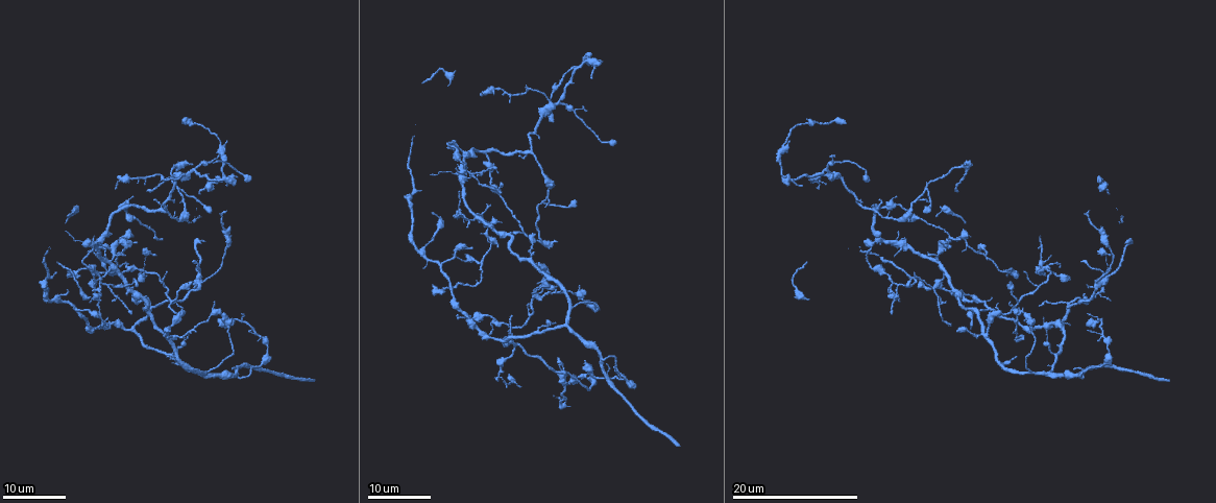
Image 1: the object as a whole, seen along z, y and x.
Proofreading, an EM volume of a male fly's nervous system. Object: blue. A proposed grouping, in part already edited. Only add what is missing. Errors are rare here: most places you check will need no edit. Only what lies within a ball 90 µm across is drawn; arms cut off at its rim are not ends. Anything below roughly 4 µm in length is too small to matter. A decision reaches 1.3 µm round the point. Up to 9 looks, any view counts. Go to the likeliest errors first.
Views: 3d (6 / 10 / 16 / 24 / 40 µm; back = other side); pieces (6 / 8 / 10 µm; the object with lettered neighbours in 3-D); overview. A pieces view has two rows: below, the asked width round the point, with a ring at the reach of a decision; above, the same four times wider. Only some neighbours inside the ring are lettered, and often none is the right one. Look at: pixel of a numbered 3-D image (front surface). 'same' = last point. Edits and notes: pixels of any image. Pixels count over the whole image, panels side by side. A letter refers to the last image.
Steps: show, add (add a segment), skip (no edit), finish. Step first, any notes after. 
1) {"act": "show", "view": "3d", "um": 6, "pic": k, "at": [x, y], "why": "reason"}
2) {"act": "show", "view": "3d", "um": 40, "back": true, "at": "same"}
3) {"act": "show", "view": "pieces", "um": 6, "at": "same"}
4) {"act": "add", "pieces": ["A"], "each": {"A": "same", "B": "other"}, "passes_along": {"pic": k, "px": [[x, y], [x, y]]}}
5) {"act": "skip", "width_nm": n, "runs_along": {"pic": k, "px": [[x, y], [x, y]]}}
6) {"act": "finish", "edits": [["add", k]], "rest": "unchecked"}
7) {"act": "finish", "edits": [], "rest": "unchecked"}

{"act": "show", "view": "3d", "um": 16, "pic": 1, "at": [101, 326], "why": "branch stops here"}

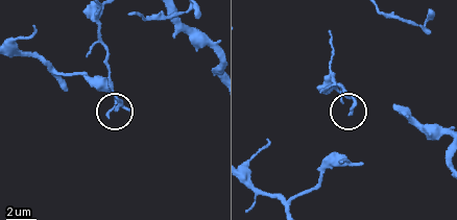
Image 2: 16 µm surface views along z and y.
{"act": "show", "view": "pieces", "um": 8, "pic": 2, "at": [351, 111]}

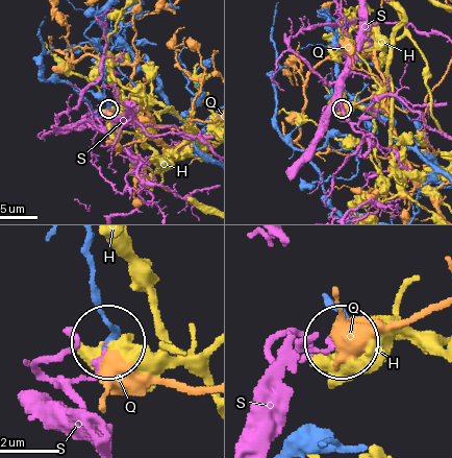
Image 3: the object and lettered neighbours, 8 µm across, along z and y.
{"act": "skip", "each": {"H": "other", "Q": "other", "S": "other"}, "runs_along": {"pic": 3, "px": [[86, 246], [108, 341]]}, "found": "none of them fits"}

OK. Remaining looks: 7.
{"act": "show", "view": "3d", "um": 16, "pic": 1, "at": [961, 239], "why": "branch stops here"}

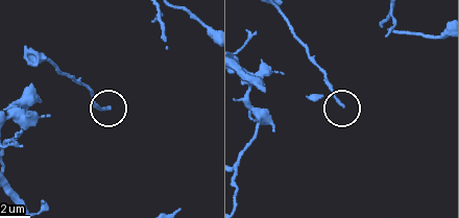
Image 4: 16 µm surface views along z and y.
{"act": "show", "view": "3d", "um": 6, "pic": 4, "at": [110, 108], "why": "zoom in"}

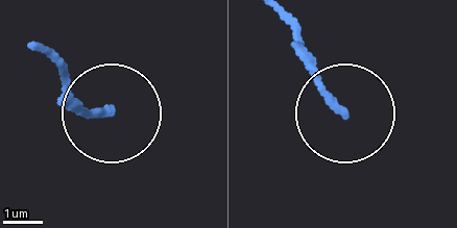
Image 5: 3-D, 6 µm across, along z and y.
{"act": "show", "view": "pieces", "um": 8, "pic": 5, "at": [106, 110], "why": "what lies round it"}

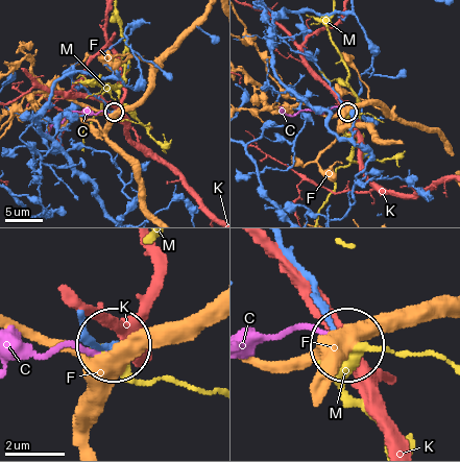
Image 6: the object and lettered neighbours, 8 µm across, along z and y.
{"act": "skip", "each": {"C": "other", "F": "other", "K": "other", "M": "other"}, "found": "none of them fits"}

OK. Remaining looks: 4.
{"act": "show", "view": "3d", "um": 16, "pic": 1, "at": [548, 205], "why": "thin end"}

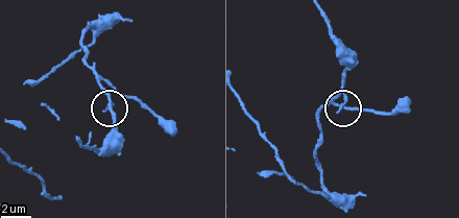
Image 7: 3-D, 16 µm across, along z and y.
{"act": "show", "view": "pieces", "um": 8, "pic": 7, "at": [104, 108]}

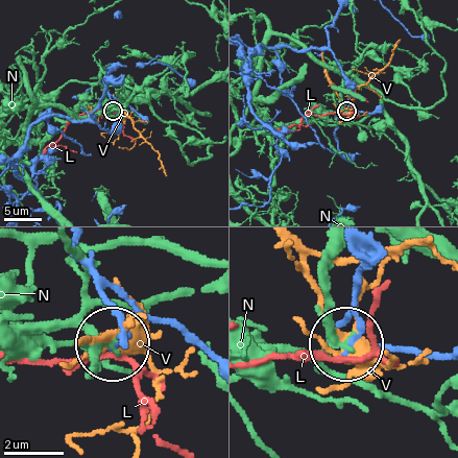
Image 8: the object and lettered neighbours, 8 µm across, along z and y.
{"act": "skip", "each": {"L": "other", "N": "other", "V": "other"}, "found": "no lettered segment goes on from it"}

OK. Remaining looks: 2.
{"act": "show", "view": "3d", "um": 16, "pic": 1, "at": [149, 189], "why": "an open end"}

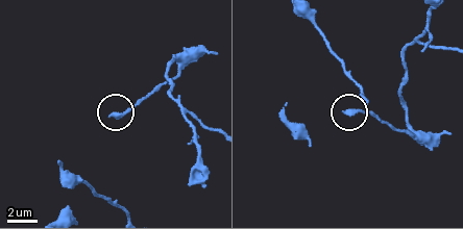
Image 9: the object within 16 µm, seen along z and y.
{"act": "show", "view": "pieces", "um": 8, "pic": 9, "at": [112, 114]}

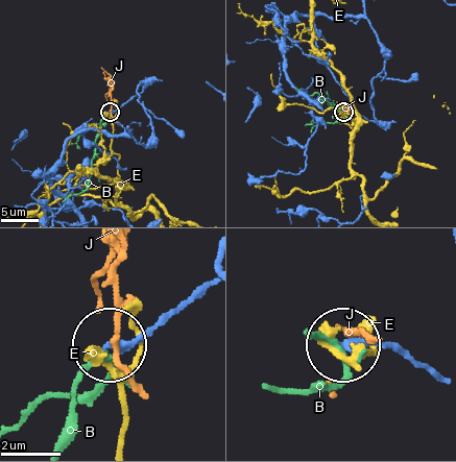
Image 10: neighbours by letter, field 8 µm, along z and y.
{"act": "skip", "each": {"B": "other", "E": "other", "J": "other"}, "runs_along": {"pic": 10, "px": [[202, 287], [135, 342], [115, 344]]}, "found": "none of them fits"}

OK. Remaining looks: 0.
{"act": "finish", "edits": [], "rest": "unchecked"}

